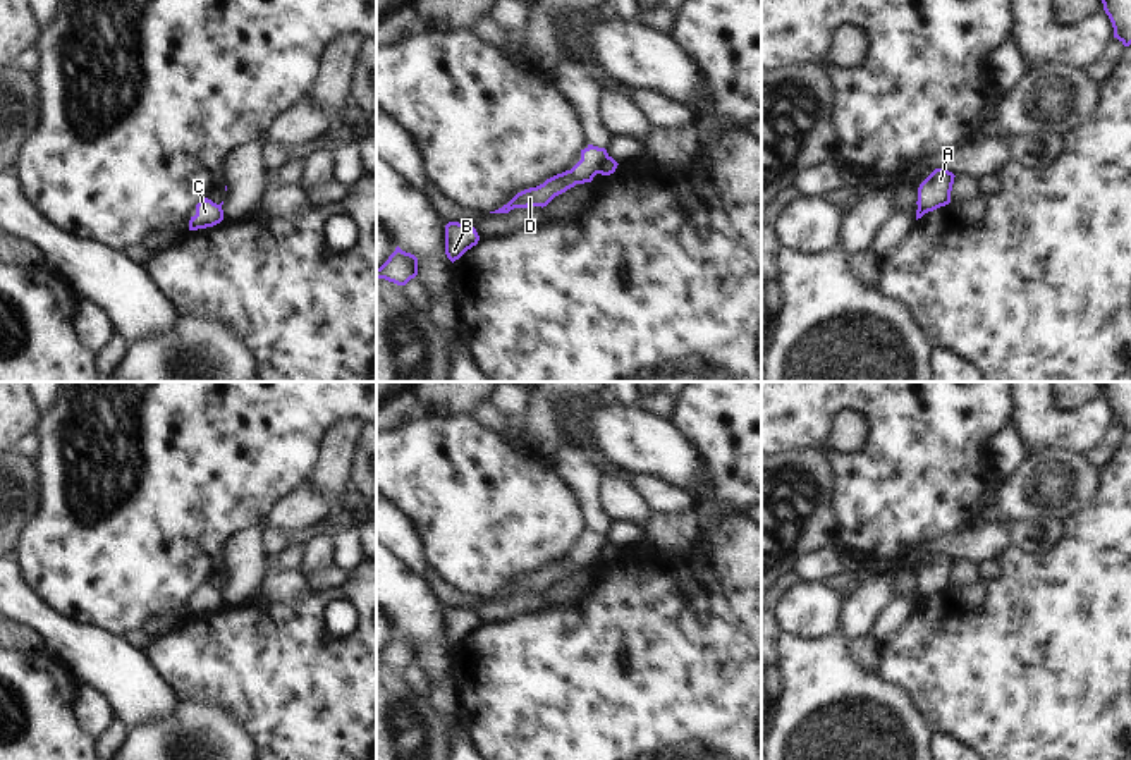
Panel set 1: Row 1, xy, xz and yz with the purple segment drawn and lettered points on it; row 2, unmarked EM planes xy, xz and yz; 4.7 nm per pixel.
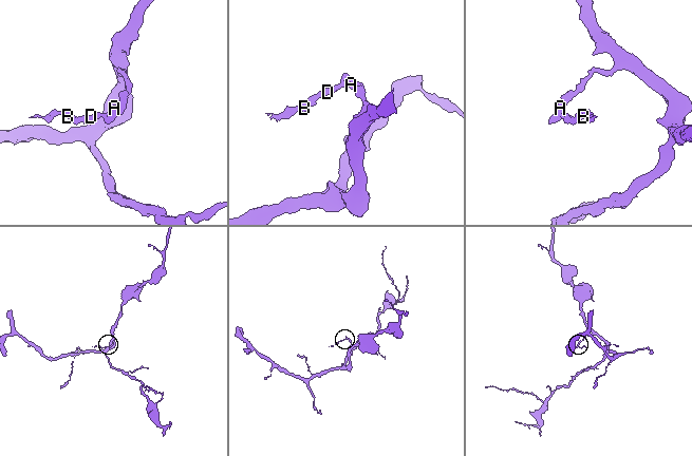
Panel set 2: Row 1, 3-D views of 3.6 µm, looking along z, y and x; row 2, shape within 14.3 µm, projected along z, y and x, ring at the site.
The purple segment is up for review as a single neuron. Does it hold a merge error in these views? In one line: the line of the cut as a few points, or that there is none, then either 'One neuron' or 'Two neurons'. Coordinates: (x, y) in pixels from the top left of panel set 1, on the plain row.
Split along xz (605, 537), (597, 557). Two neurons.

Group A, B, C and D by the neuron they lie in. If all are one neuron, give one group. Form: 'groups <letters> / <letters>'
groups A / B C D

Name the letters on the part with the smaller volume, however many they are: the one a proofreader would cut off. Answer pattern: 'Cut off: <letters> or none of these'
Cut off: B, C, D.

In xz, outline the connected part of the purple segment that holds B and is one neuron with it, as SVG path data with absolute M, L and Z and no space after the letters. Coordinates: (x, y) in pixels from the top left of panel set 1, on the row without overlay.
M449 607L445 610L445 640L452 648L476 631L478 626L476 614L468 609Z

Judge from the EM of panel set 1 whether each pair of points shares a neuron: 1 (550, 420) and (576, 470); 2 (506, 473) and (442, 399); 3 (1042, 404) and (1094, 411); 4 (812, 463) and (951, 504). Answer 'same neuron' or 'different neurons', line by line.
1: different neurons
2: different neurons
3: same neuron
4: different neurons

